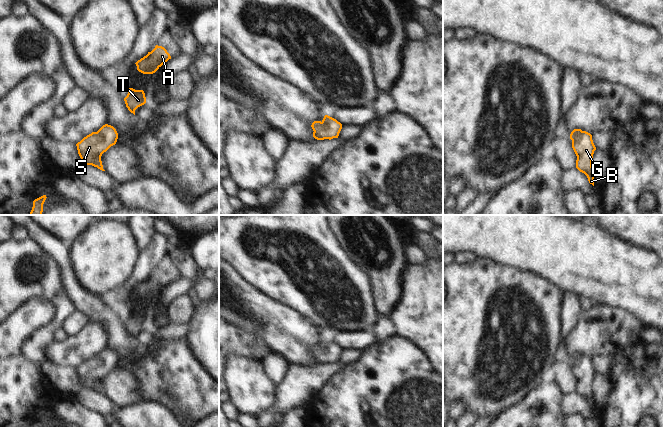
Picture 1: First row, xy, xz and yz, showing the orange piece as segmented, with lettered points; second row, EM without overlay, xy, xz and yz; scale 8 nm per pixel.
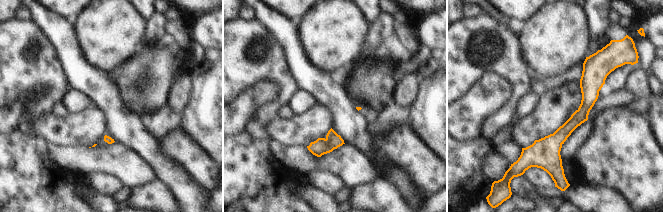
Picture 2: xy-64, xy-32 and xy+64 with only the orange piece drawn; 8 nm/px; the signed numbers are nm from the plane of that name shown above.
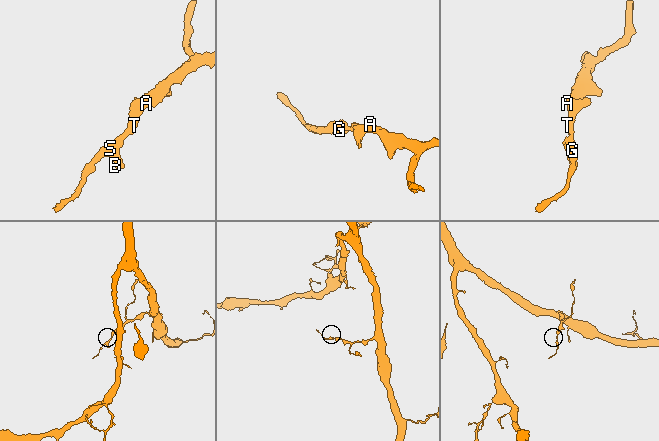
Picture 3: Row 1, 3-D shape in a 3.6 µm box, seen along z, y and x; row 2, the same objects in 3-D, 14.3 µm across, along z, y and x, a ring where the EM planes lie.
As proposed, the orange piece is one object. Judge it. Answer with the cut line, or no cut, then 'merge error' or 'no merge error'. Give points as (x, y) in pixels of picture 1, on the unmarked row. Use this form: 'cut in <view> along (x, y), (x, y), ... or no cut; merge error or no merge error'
no cut; no merge error

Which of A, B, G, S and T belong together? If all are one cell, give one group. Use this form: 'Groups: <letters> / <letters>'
Groups: A B G S T

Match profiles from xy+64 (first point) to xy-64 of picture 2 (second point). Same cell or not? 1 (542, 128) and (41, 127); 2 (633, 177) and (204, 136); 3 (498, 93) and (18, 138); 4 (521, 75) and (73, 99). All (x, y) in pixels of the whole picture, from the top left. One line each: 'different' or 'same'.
1: same
2: different
3: different
4: different

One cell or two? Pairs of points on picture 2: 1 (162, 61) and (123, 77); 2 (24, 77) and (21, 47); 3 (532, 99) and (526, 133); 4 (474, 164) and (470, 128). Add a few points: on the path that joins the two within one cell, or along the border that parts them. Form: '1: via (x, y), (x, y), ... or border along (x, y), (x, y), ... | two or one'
1: via (152, 70), (145, 77), (133, 77) | one
2: via (24, 70), (24, 66), (21, 63), (21, 54) | one
3: border along (540, 96), (534, 111), (520, 119) | two
4: border along (480, 137), (474, 140), (457, 140) | two

